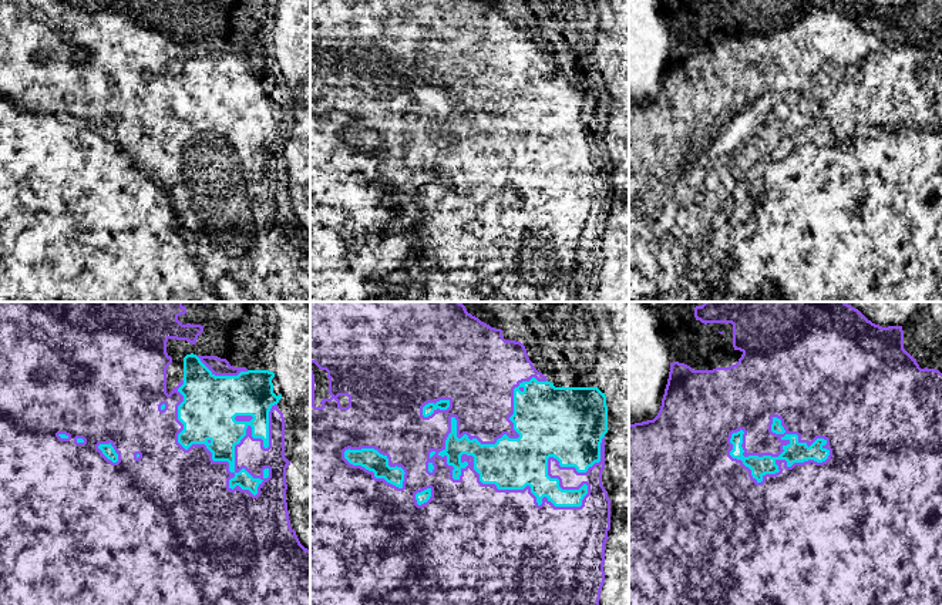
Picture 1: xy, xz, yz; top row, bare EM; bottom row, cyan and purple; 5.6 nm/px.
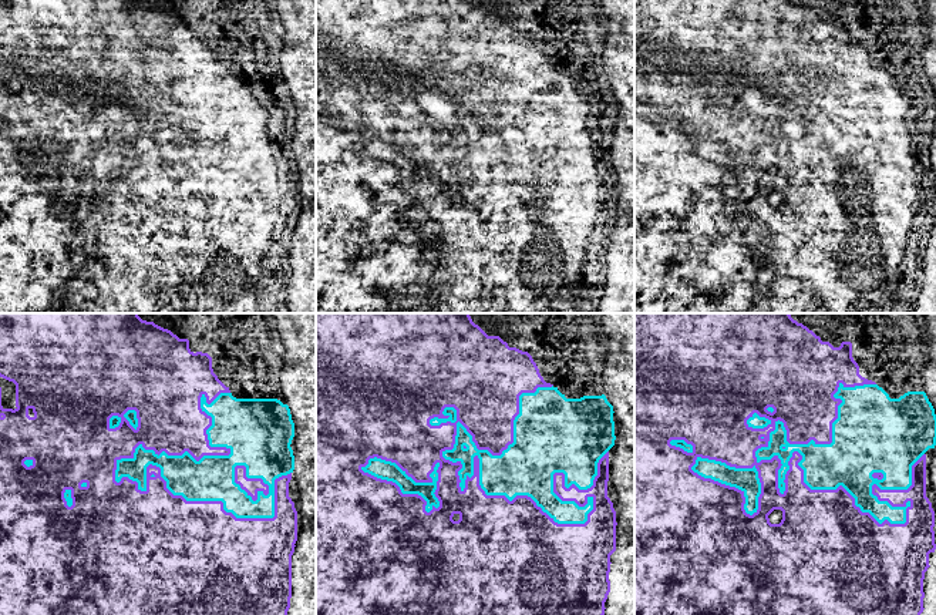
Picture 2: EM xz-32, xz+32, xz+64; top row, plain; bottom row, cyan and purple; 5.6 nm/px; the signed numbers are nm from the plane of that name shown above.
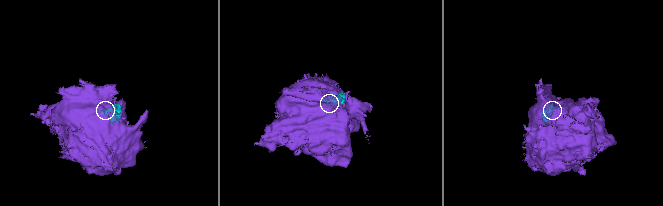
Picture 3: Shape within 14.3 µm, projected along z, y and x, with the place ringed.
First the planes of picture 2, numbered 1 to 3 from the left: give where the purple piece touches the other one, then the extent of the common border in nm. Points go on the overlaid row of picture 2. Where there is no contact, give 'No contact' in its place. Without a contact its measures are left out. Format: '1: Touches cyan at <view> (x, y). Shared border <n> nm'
1: Touches cyan at xz-32 (204, 500). Shared border 1000 nm
2: Touches cyan at xz+32 (529, 496). Shared border 1050 nm
3: Touches cyan at xz+64 (798, 464). Shared border 950 nm

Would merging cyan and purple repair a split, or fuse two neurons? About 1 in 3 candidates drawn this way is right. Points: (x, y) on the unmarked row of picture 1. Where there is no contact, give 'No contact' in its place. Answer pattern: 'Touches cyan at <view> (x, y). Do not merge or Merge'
Touches cyan at xz (551, 182). Merge

